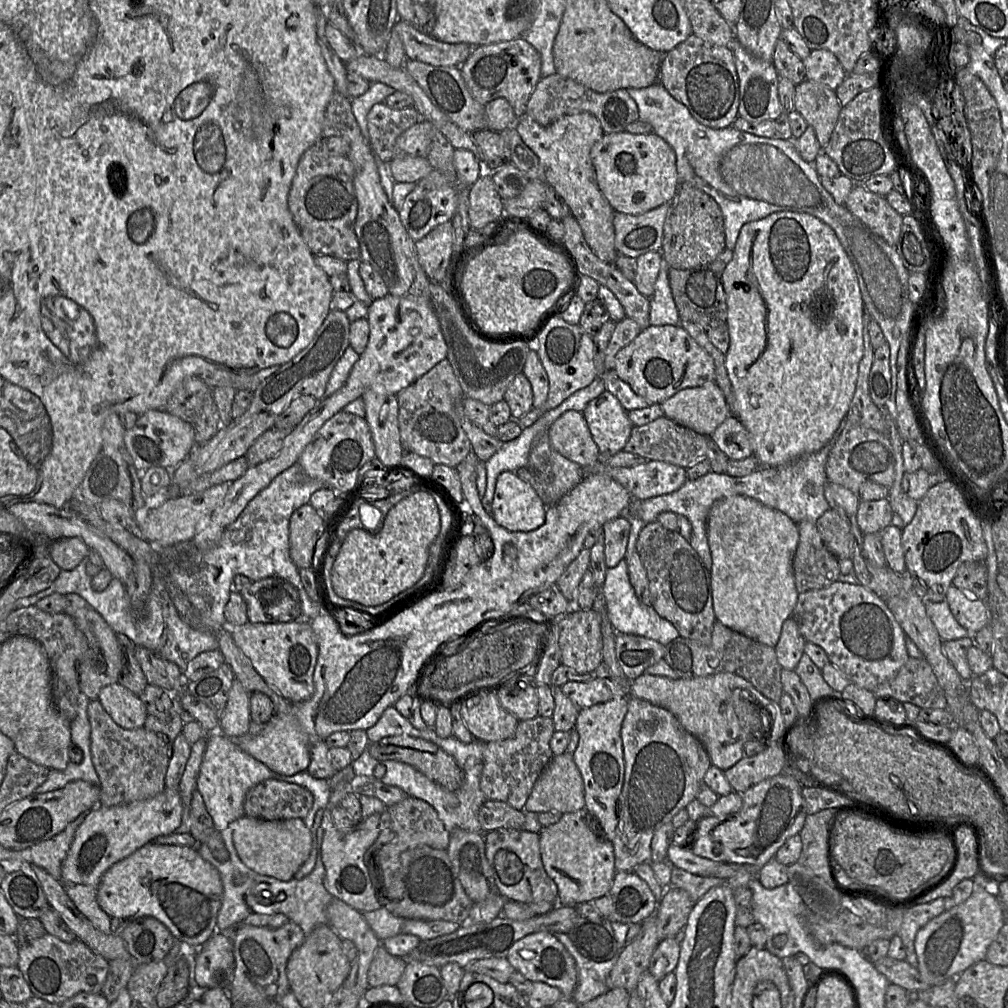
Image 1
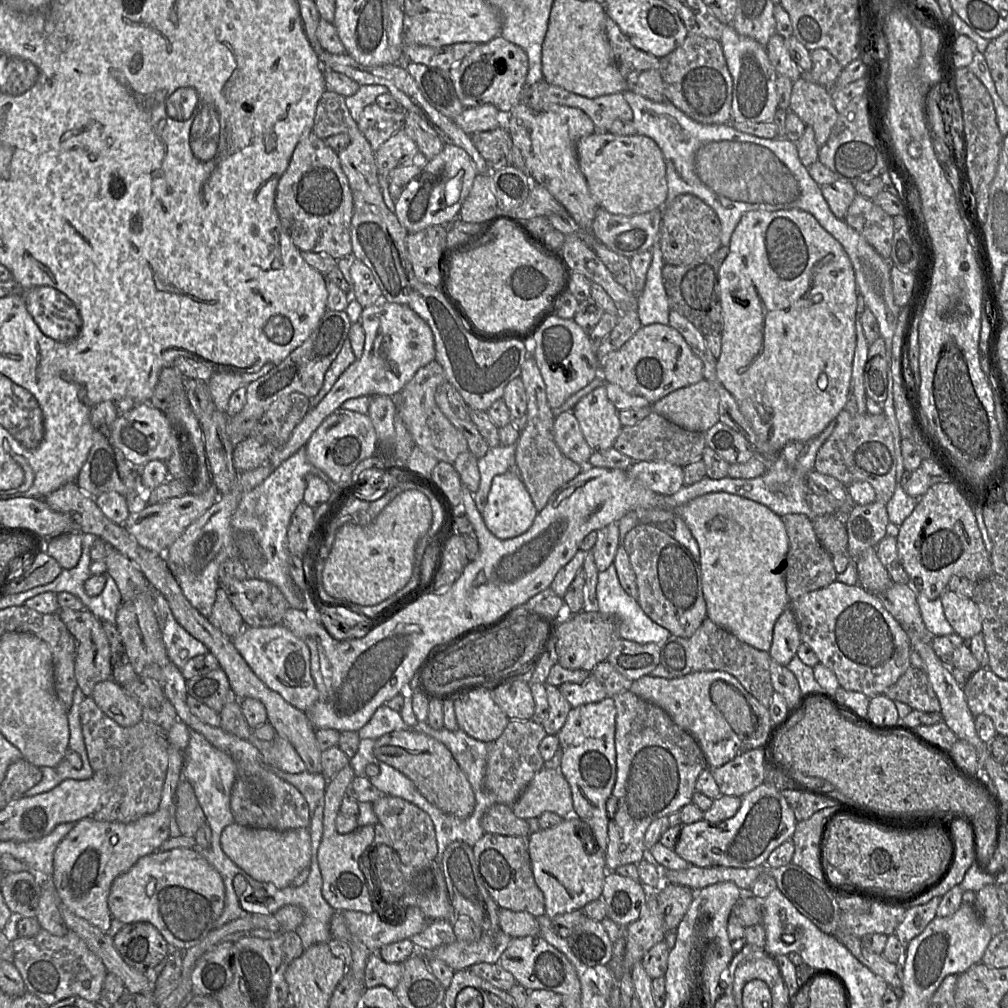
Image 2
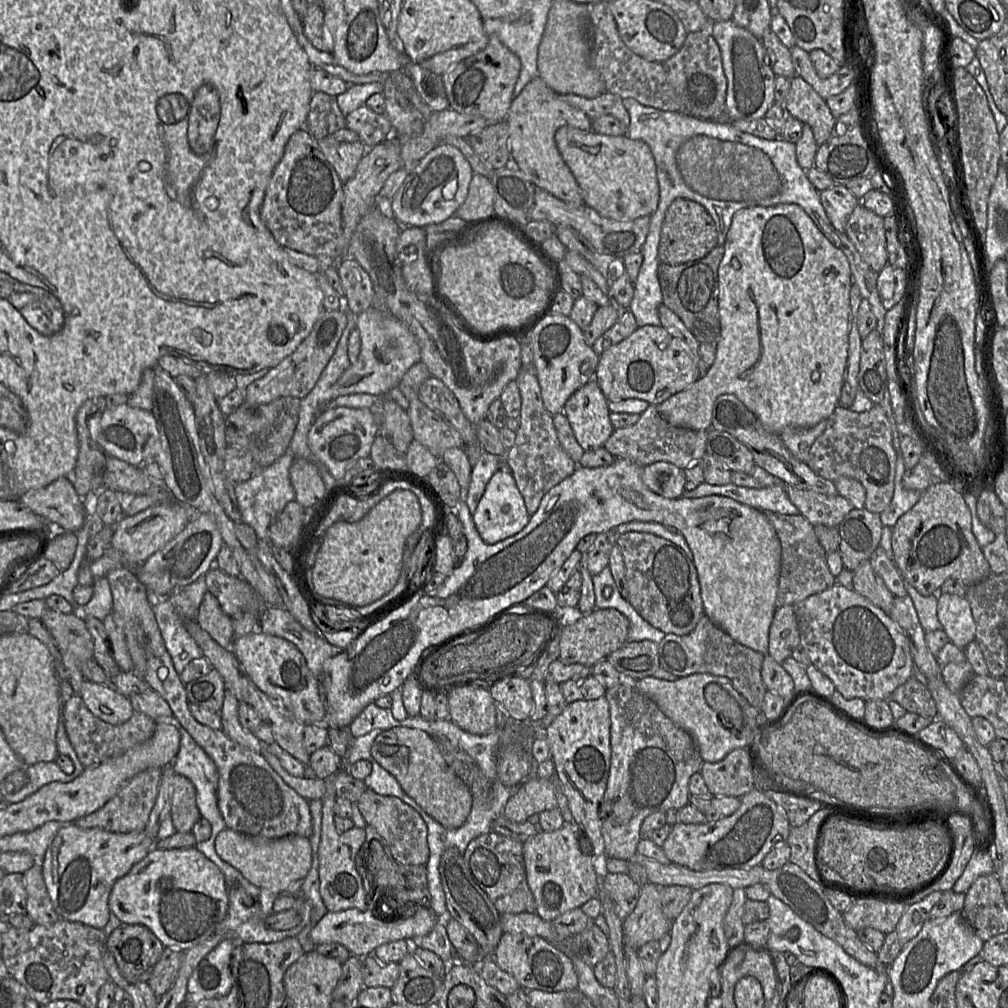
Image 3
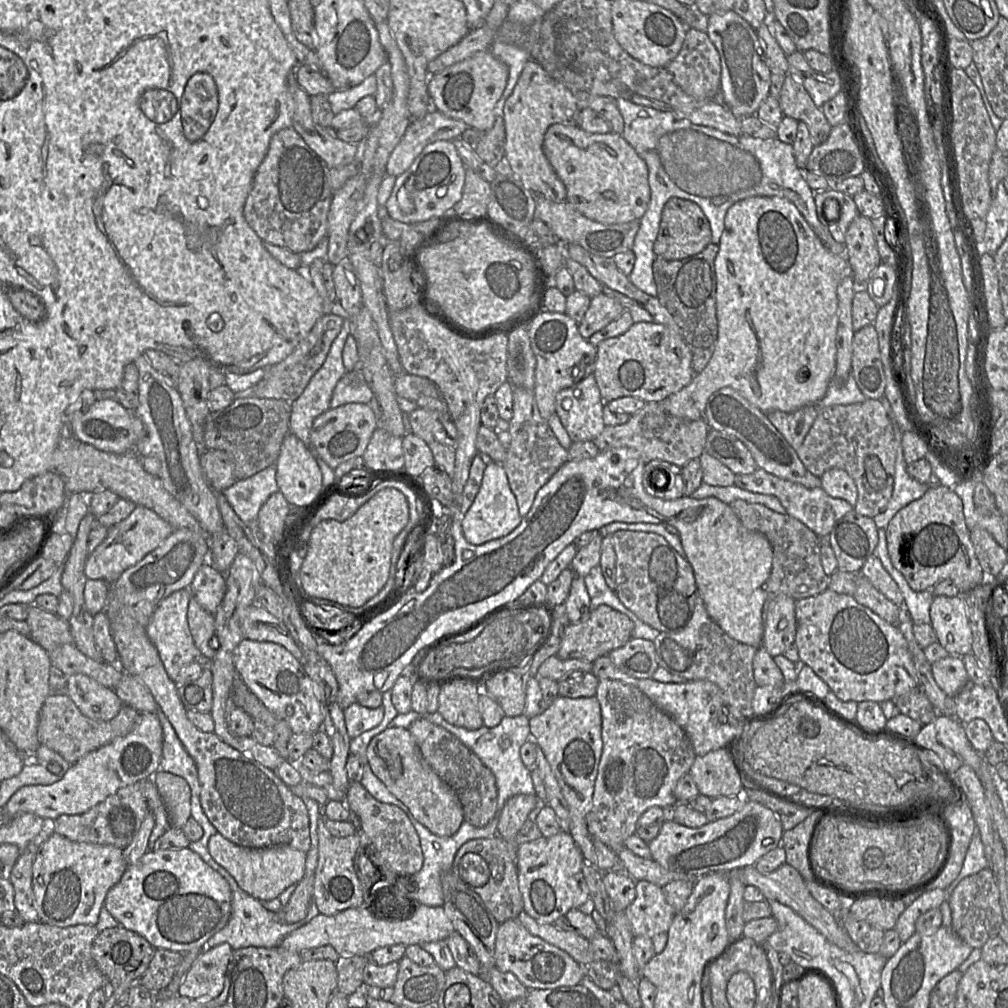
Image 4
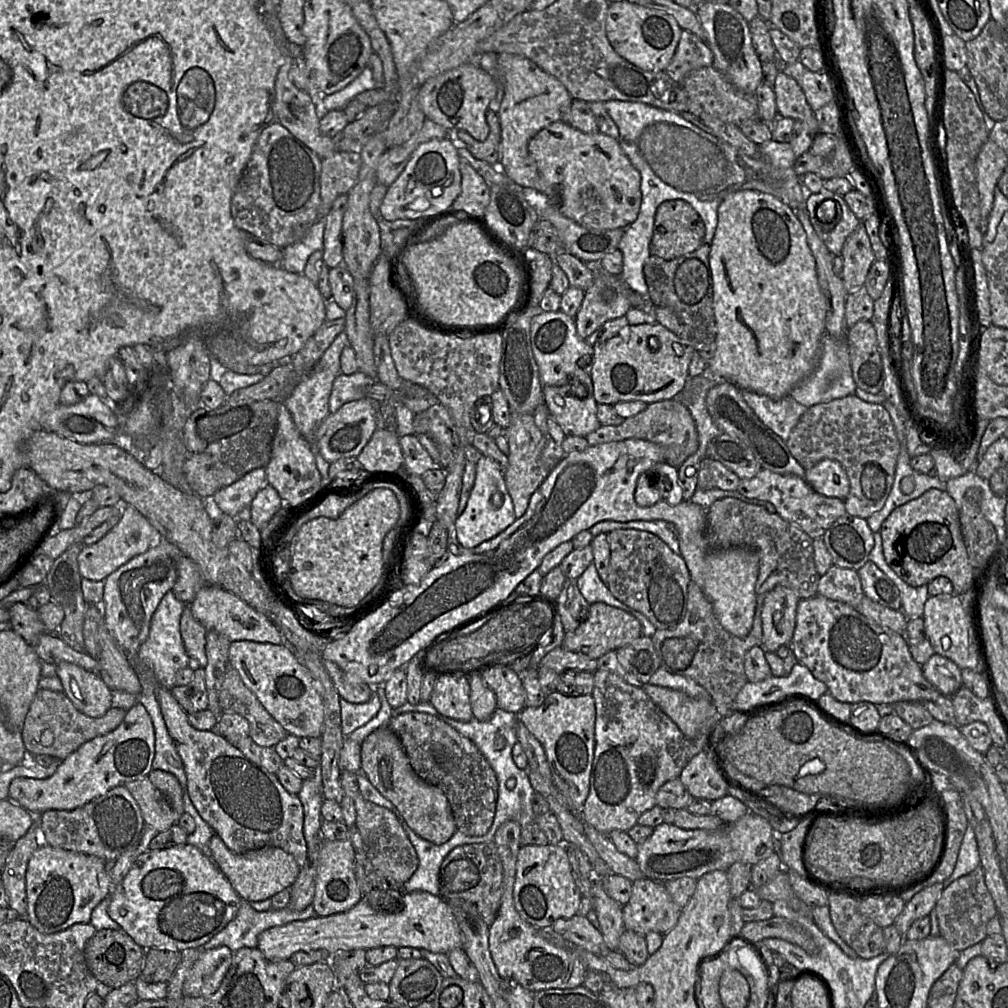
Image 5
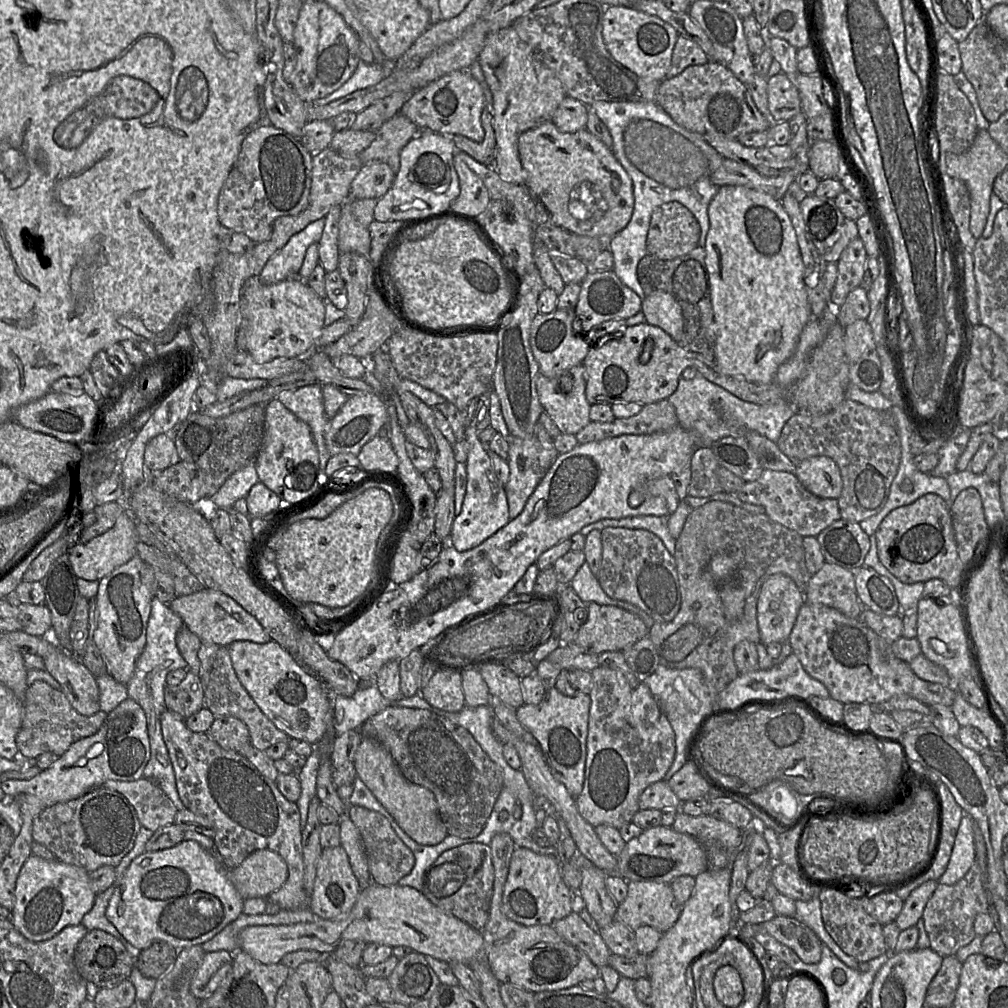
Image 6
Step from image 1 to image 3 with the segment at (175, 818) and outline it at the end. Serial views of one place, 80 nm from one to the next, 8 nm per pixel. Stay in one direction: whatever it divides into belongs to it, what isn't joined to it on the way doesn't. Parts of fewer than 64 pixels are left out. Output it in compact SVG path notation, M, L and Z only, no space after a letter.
M75 823L63 826L48 847L42 864L46 889L60 919L103 930L111 914L108 899L114 883L126 875L133 865L147 856L154 848L156 840L157 838L148 836L144 830L115 833L100 828L83 829Z

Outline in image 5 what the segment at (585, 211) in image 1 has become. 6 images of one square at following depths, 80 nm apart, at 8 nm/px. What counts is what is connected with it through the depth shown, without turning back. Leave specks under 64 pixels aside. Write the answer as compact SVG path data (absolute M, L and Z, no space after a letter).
M497 54L504 78L504 96L498 111L501 125L500 161L506 176L524 189L533 189L555 200L553 186L547 182L528 150L528 143L540 130L554 122L569 122L573 98L565 86L531 60L515 54Z

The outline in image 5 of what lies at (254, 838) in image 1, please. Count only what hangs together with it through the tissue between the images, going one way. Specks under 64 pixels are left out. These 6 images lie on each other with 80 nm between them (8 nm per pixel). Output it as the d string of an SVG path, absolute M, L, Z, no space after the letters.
M218 835L210 839L210 850L220 870L228 878L234 890L248 902L271 899L272 896L285 888L291 887L296 881L300 866L293 855L277 847L263 847L237 854L229 850Z

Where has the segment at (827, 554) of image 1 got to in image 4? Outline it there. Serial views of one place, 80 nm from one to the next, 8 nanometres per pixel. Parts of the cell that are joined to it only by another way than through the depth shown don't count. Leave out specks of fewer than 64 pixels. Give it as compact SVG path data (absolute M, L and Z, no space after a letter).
M737 499L729 505L745 528L765 535L773 550L771 573L763 586L766 592L762 609L764 625L769 604L777 596L786 595L797 601L828 589L830 576L823 570L820 558L820 538L813 531L796 518L786 513L774 512L762 504Z

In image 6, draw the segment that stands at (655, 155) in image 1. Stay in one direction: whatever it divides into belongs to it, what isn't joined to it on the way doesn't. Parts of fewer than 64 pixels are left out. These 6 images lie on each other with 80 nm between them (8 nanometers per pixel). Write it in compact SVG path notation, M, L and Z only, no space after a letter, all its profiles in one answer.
M552 121L544 122L519 136L518 154L528 175L524 186L545 207L550 221L556 226L580 236L612 238L629 223L634 208L631 178L611 148L586 129L562 132Z

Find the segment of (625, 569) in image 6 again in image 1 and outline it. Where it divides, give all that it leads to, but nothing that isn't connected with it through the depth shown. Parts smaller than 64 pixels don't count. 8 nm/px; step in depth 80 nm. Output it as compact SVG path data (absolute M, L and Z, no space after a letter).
M657 521L641 529L636 551L647 573L651 607L673 624L680 637L709 645L716 622L711 579L696 551L679 532L666 530Z

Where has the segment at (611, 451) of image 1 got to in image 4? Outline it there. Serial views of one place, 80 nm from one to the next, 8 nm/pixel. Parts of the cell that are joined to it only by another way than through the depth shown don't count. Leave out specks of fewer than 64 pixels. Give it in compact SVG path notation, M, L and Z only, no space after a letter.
M590 375L557 394L555 413L559 416L562 425L573 442L593 442L606 427L603 421L603 407L605 404L608 403L603 401L594 375Z

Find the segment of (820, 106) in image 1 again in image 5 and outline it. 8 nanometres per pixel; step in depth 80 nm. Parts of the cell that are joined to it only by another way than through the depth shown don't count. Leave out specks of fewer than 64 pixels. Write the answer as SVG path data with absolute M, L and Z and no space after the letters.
M779 72L772 89L779 117L804 122L813 137L820 134L815 114L808 105L801 87L792 77Z

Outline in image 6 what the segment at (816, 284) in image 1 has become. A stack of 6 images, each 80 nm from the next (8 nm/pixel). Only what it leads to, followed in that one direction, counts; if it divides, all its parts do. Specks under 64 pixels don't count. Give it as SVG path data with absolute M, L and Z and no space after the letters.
M722 186L709 203L707 210L709 230L705 239L705 266L707 270L711 302L716 323L716 361L721 371L749 382L768 384L774 382L778 368L794 353L801 332L811 318L811 309L804 284L804 266L791 221L779 200L766 193L745 186Z

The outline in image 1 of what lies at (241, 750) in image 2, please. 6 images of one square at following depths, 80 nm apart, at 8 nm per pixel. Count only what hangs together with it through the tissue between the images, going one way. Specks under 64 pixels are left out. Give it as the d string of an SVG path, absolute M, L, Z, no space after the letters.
M267 779L252 787L244 799L245 816L263 820L304 819L313 805L313 795L306 788L276 779Z

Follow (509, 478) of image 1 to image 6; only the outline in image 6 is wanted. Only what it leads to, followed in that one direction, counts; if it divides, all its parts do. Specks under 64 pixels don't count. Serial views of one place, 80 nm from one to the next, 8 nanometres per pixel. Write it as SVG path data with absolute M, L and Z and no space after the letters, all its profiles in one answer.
M466 427L465 441L469 444L466 461L467 488L461 513L454 518L450 532L451 544L459 552L478 546L511 521L505 485L497 478L491 459L477 434L474 428Z

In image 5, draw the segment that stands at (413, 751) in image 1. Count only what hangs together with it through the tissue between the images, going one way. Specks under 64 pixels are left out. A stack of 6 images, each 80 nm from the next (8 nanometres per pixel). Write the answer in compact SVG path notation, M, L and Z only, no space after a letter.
M388 727L372 732L362 742L360 773L366 775L421 838L434 844L443 844L457 831L447 797L439 788L425 782L415 773L398 736Z

